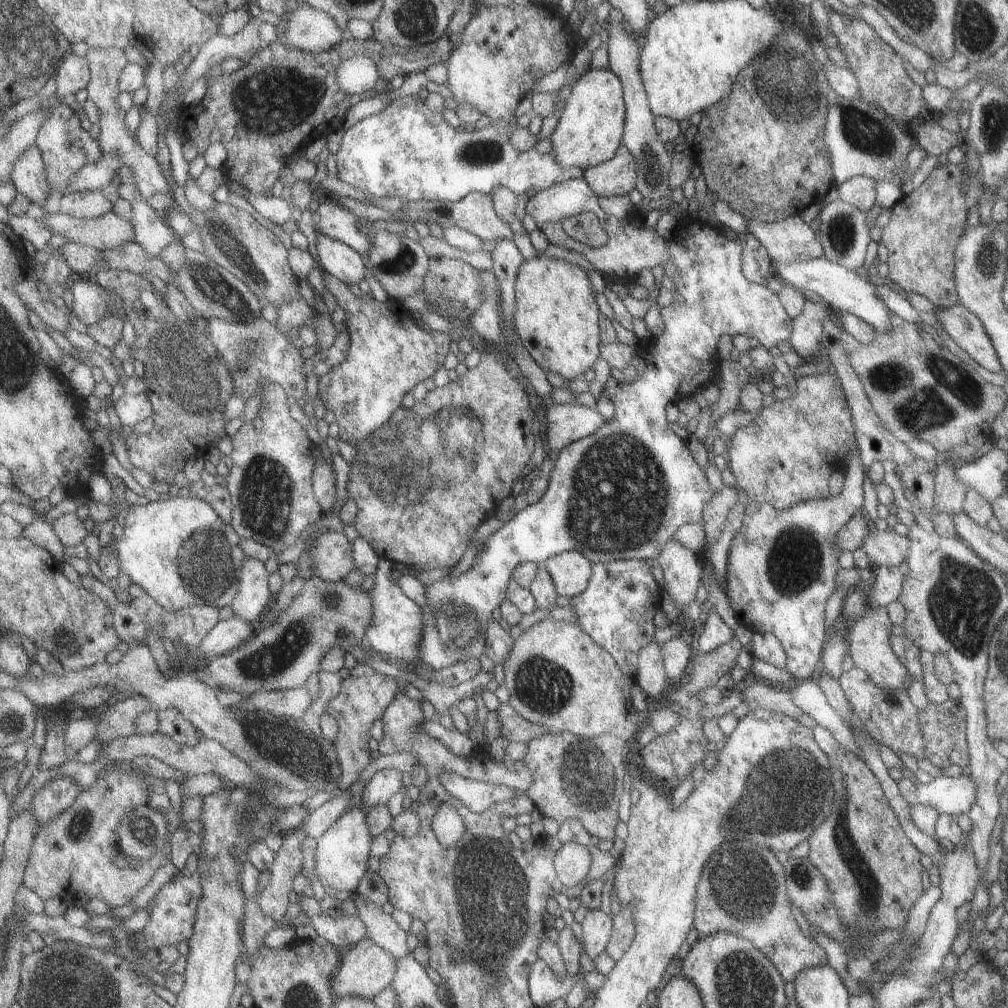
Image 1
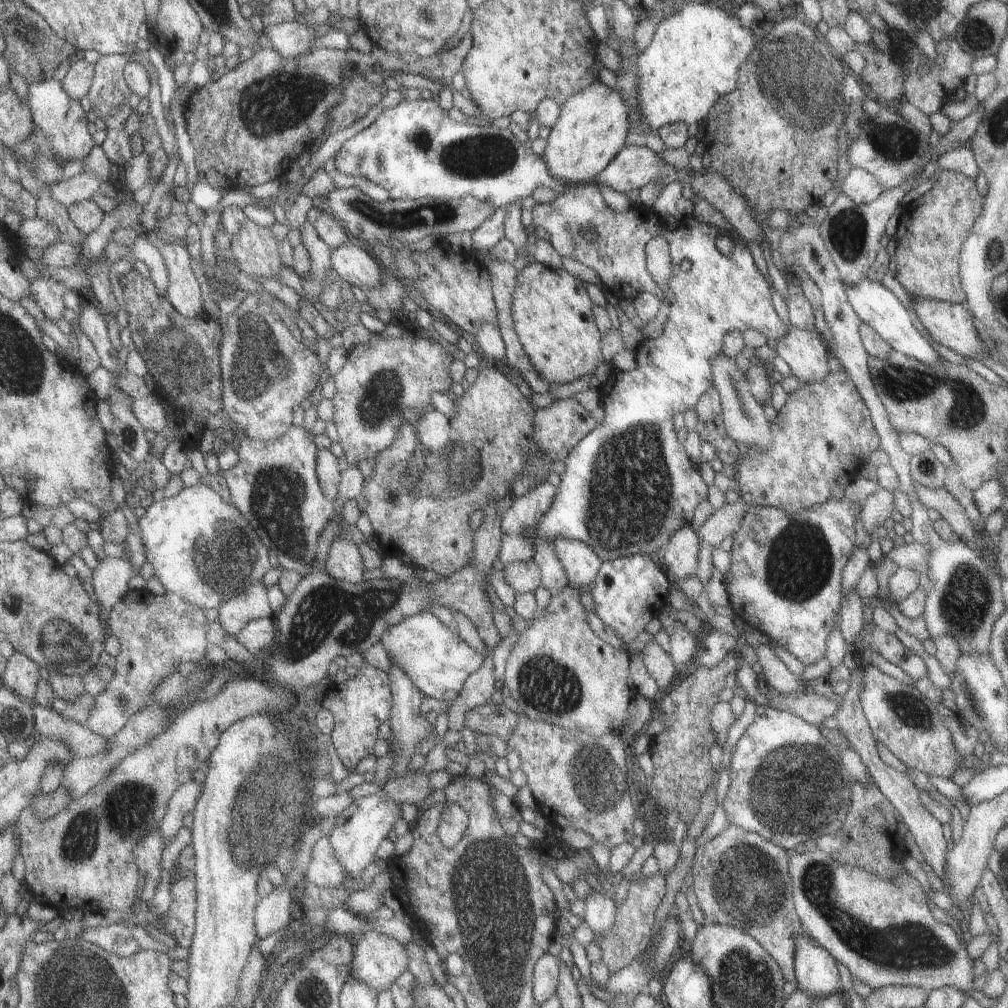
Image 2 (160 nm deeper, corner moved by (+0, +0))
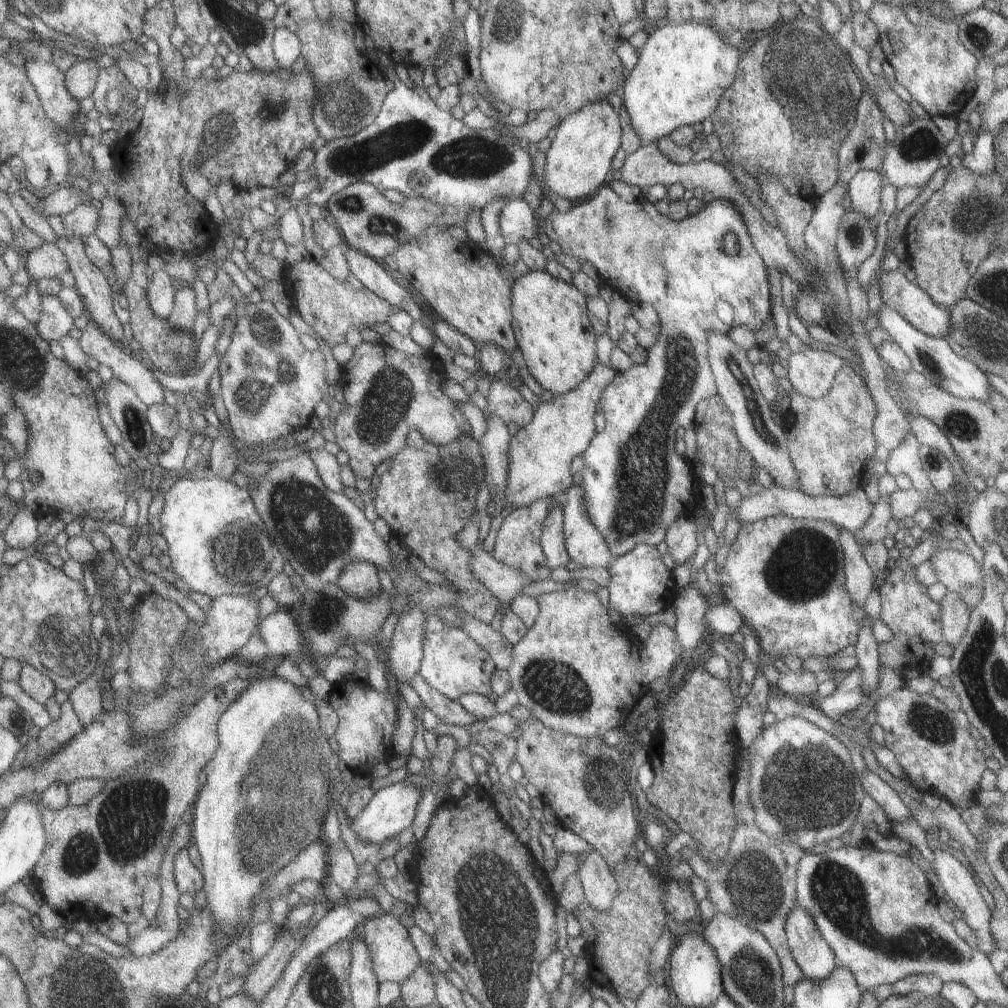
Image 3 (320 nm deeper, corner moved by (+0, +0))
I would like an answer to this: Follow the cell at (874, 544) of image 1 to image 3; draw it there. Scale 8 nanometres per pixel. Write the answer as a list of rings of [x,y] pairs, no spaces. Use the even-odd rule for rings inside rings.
[[[954,549],[935,550],[927,561],[936,572],[937,582],[948,591],[958,592],[971,585],[983,586],[984,576],[980,564],[970,554]]]

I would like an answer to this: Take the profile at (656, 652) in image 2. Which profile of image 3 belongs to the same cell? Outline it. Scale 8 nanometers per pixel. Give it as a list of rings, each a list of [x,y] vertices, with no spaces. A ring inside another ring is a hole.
[[[571,585],[567,590],[540,594],[535,600],[538,604],[535,622],[521,640],[510,645],[512,663],[505,672],[518,704],[530,712],[531,718],[550,729],[578,737],[602,737],[607,730],[615,728],[627,712],[632,712],[644,694],[651,692],[650,681],[668,678],[675,664],[685,657],[673,629],[665,623],[651,626],[649,635],[641,642],[623,621],[609,621],[607,608],[593,592]]]

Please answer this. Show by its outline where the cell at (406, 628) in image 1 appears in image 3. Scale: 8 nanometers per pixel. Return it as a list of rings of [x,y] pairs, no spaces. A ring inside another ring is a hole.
[[[429,613],[425,634],[425,656],[419,673],[430,685],[454,701],[458,701],[467,693],[490,696],[492,690],[489,679],[495,668],[494,662],[478,644],[469,638],[465,629],[461,626],[445,624],[438,614]]]

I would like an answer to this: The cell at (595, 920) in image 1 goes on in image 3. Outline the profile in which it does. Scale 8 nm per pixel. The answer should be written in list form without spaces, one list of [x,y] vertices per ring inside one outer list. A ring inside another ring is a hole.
[[[591,850],[576,856],[577,875],[584,894],[584,904],[595,910],[604,911],[609,908],[617,885],[606,862],[600,854]]]

